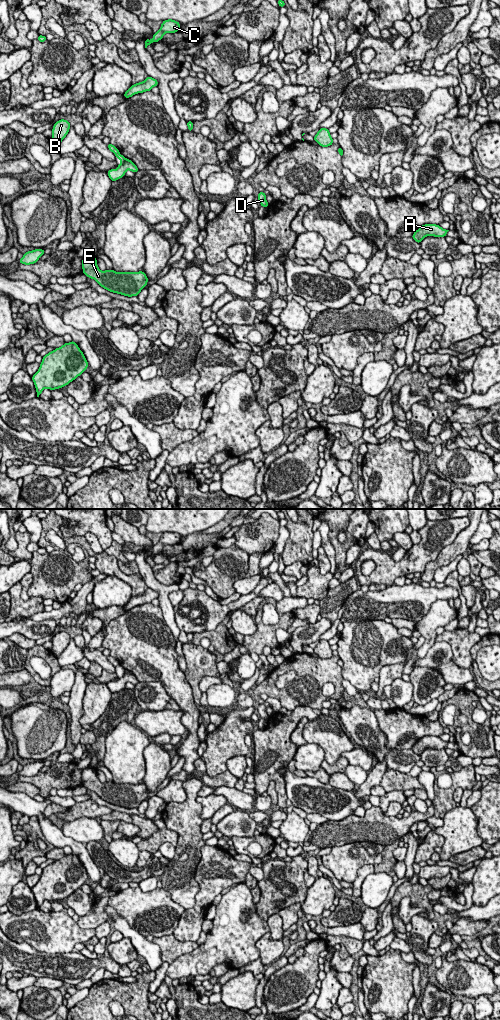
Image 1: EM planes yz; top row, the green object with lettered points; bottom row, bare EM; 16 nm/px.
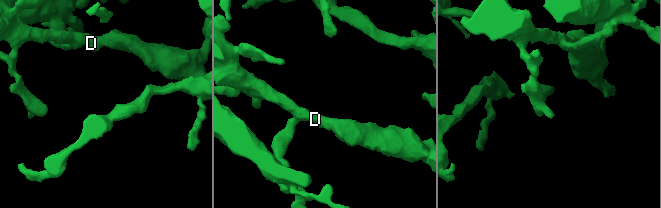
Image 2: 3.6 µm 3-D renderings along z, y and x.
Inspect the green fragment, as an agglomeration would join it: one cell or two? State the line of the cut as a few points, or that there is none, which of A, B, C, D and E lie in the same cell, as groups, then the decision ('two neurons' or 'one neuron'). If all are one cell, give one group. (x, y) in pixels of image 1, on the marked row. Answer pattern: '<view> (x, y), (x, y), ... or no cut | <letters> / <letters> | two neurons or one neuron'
yz (125, 158), (122, 162) | A B C E / D | two neurons

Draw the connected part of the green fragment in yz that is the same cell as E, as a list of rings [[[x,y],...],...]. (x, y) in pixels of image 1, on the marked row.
[[[88,255],[82,259],[83,274],[94,279],[104,289],[132,297],[138,296],[148,283],[145,272],[116,272],[112,270],[101,271],[97,265],[97,259]]]

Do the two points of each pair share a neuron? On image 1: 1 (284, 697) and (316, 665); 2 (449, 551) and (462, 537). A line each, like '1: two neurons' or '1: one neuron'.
1: one neuron
2: one neuron

